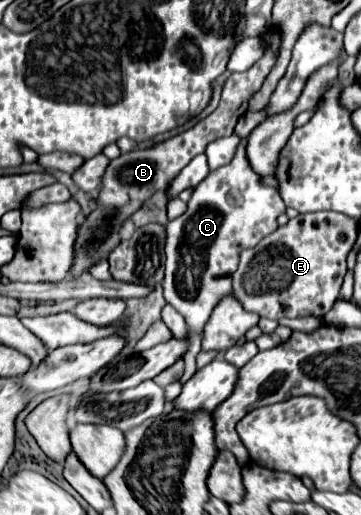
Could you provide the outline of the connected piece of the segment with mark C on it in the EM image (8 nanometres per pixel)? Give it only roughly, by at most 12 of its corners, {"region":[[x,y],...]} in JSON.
{"region":[[238,146],[166,224],[164,298],[202,336],[286,212]]}

